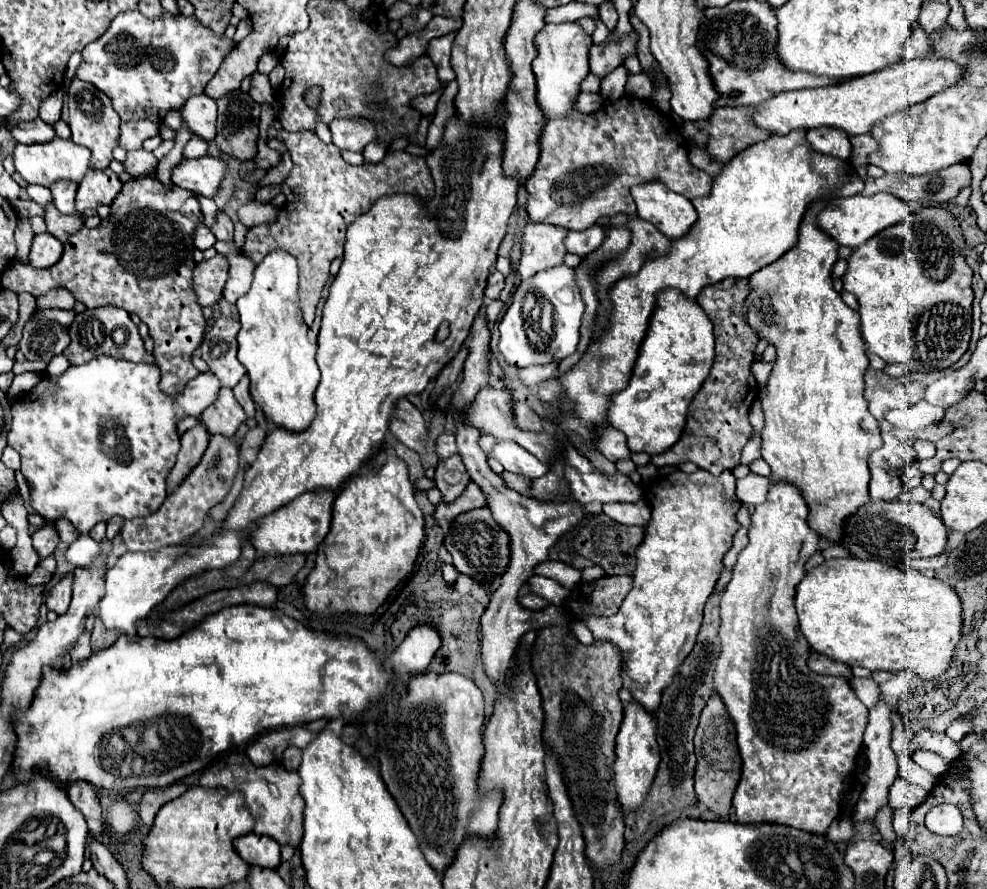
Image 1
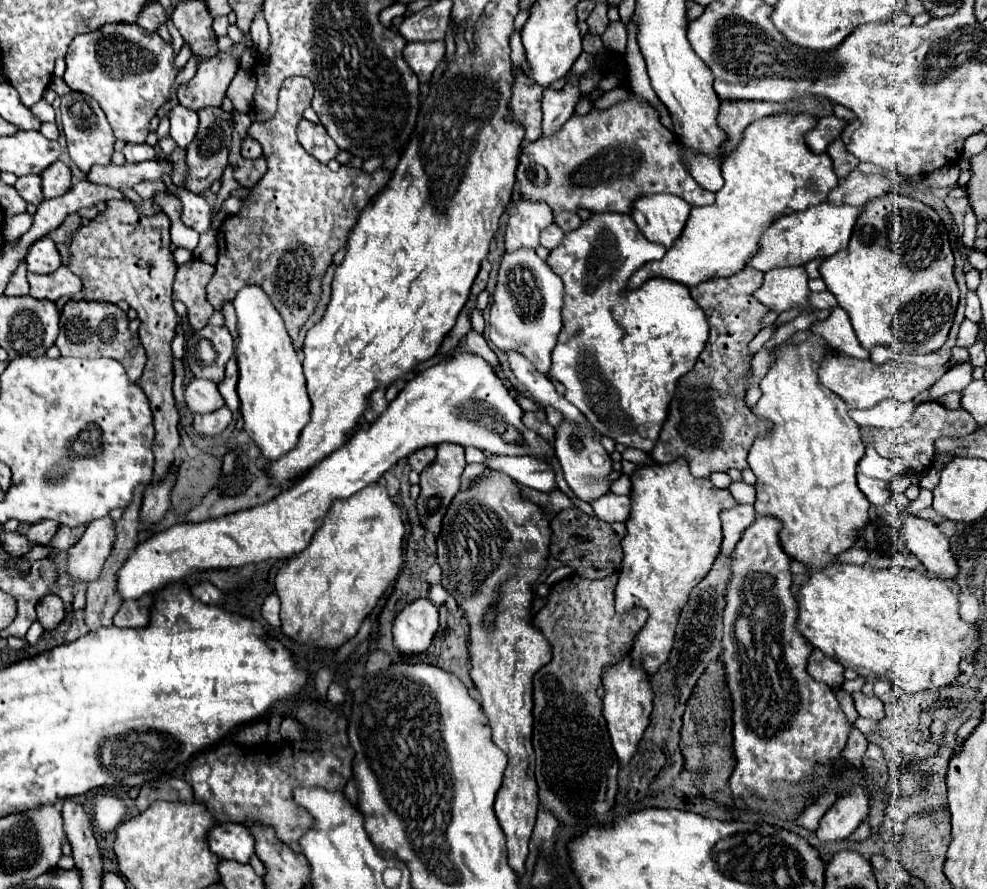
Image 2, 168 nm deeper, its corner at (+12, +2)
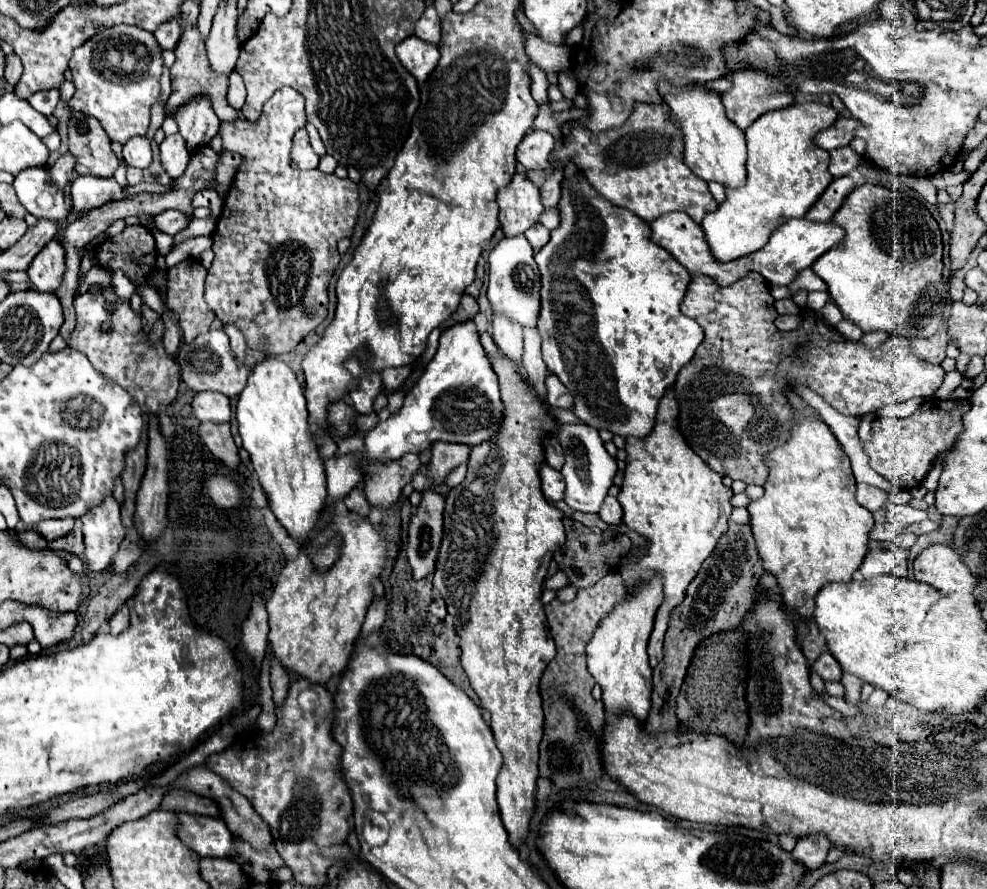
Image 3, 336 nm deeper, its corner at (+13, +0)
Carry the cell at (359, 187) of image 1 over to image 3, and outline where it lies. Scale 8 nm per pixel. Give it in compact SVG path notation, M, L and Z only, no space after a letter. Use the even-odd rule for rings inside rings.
M281 88L265 102L259 120L249 122L239 118L235 122L221 122L219 130L223 150L239 154L243 162L229 186L223 212L213 232L215 260L205 280L205 302L223 324L237 324L251 350L263 350L273 356L295 350L295 346L327 318L327 286L341 260L337 242L353 234L359 212L357 184L349 178L337 178L321 170L291 168L291 138L303 126L305 98L293 88Z

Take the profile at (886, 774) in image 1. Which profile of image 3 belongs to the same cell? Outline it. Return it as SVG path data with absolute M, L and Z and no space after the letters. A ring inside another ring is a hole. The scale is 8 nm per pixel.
M823 834L807 836L797 842L797 846L791 852L791 858L795 858L795 862L805 866L805 870L815 870L825 862L829 848L831 848L831 842Z

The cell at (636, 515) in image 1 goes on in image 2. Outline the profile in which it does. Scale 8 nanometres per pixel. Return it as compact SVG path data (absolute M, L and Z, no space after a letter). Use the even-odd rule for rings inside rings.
M606 494L600 496L600 500L592 502L594 514L604 520L604 522L626 522L632 510L630 496L616 496L616 494Z

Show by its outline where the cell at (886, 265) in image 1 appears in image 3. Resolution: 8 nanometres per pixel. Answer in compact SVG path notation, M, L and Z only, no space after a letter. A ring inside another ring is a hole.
M865 182L847 194L841 210L835 212L831 222L845 230L845 238L841 244L827 250L827 254L823 254L811 268L827 284L829 296L841 308L843 318L855 322L863 332L885 330L887 334L901 336L935 334L939 324L945 322L947 298L939 292L939 286L943 286L941 232L927 206L917 198L905 196L897 188Z

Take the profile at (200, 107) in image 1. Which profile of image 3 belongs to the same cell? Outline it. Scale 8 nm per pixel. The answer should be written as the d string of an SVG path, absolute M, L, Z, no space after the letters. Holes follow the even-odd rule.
M181 134L167 136L159 144L159 150L161 150L161 166L163 166L163 170L173 180L179 178L183 174L183 170L187 168L187 162L189 162L189 152L185 148L185 142L183 142Z

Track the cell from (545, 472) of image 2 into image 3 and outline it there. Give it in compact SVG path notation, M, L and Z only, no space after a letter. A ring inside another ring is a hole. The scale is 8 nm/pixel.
M543 464L543 468L541 468L541 488L543 488L543 494L545 494L547 500L551 500L551 502L563 500L563 494L565 494L563 474L553 470L551 466Z

